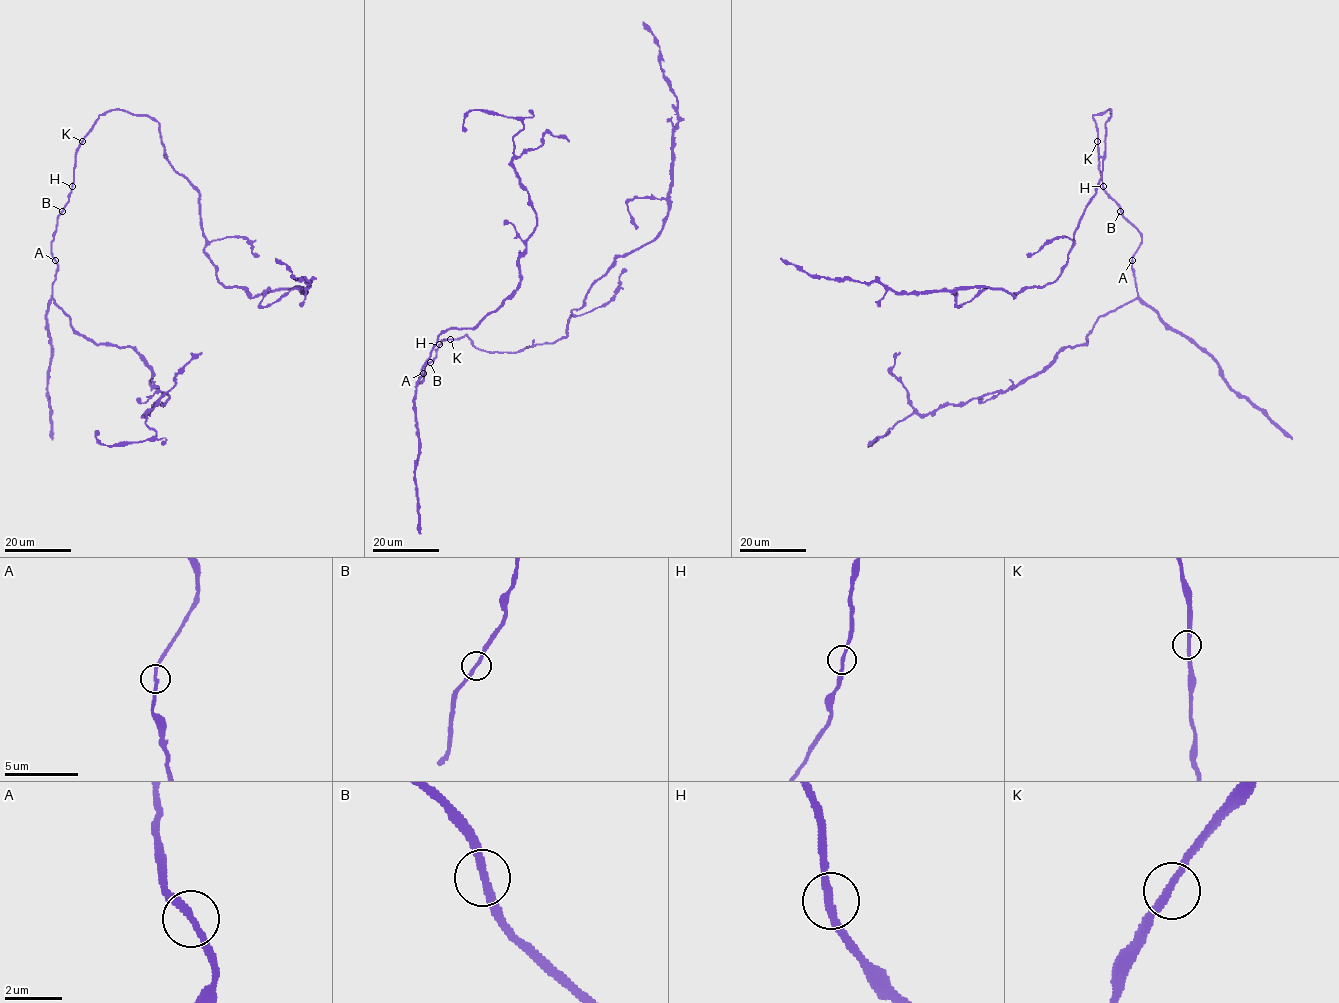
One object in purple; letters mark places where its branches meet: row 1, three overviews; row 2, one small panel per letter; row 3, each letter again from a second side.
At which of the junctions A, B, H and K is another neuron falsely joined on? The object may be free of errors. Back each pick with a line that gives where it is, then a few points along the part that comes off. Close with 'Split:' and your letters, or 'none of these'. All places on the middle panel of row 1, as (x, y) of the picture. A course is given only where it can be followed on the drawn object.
Split: none of these

